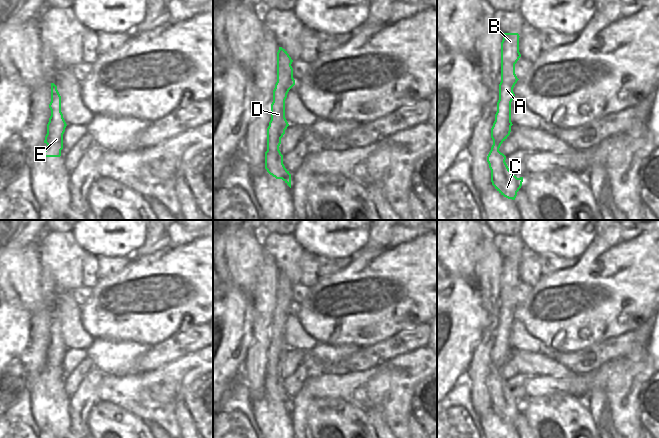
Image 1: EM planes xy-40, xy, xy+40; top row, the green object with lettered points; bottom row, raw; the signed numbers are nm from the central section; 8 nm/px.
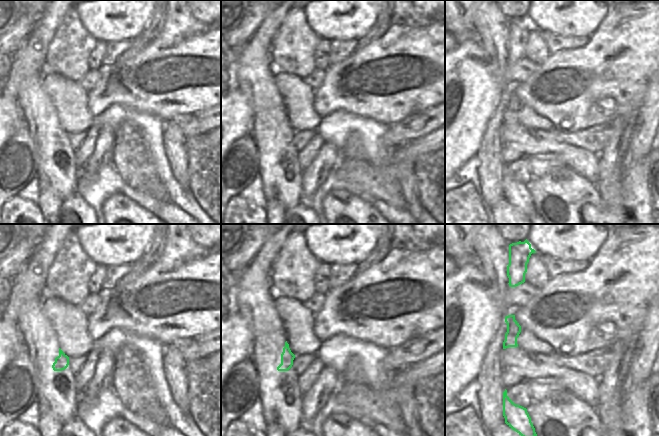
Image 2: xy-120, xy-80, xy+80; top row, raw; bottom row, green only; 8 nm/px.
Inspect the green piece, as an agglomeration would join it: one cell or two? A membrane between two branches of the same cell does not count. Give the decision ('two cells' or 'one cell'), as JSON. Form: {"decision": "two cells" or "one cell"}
{"decision": "one cell"}

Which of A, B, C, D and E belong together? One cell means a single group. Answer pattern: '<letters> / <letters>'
A B C D E

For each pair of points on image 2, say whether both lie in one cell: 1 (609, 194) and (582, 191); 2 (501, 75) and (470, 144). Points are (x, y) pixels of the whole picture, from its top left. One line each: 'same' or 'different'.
1: different
2: same

